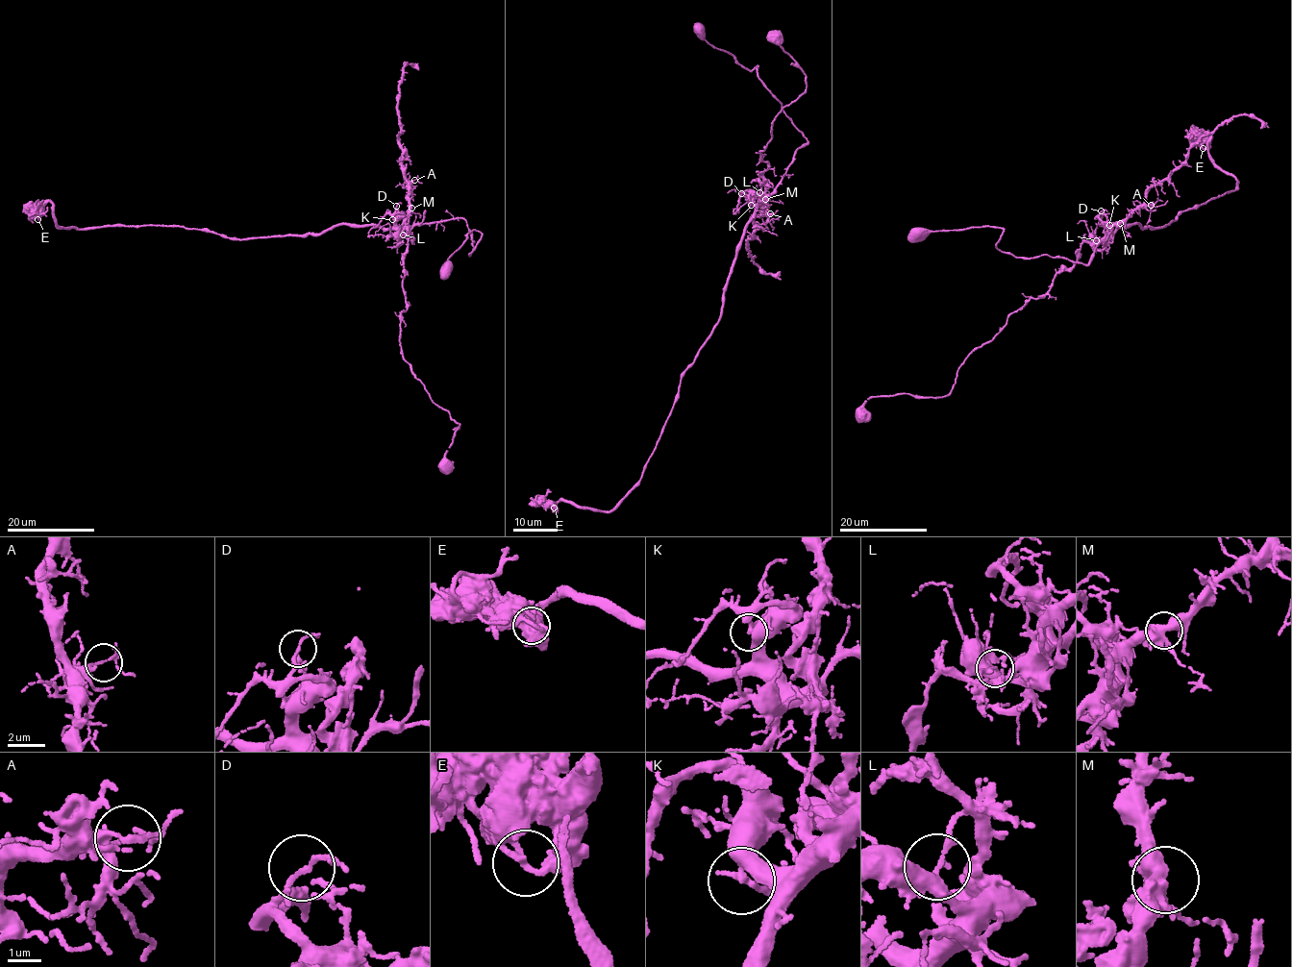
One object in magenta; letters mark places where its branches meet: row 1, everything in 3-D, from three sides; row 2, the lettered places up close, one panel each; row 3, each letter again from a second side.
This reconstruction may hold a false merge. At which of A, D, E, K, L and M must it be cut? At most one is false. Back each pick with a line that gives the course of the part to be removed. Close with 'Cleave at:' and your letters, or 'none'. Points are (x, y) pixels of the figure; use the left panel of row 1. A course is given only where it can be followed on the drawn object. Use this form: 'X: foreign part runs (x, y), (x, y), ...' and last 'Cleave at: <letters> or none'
L: foreign part runs (403, 235), (410, 237), (403, 264), (408, 305), (399, 344), (431, 400), (460, 424), (446, 450), (446, 474)
Cleave at: L

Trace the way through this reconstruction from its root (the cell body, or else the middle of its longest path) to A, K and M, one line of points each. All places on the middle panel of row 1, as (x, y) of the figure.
A: (700, 32), (746, 68), (758, 66), (758, 79), (807, 140), (770, 196), (760, 196), (763, 210), (770, 213)
K: (700, 32), (746, 68), (758, 66), (758, 79), (807, 140), (769, 197), (751, 205)
M: (700, 32), (746, 68), (758, 66), (758, 79), (807, 140), (770, 196), (760, 196), (765, 199)

